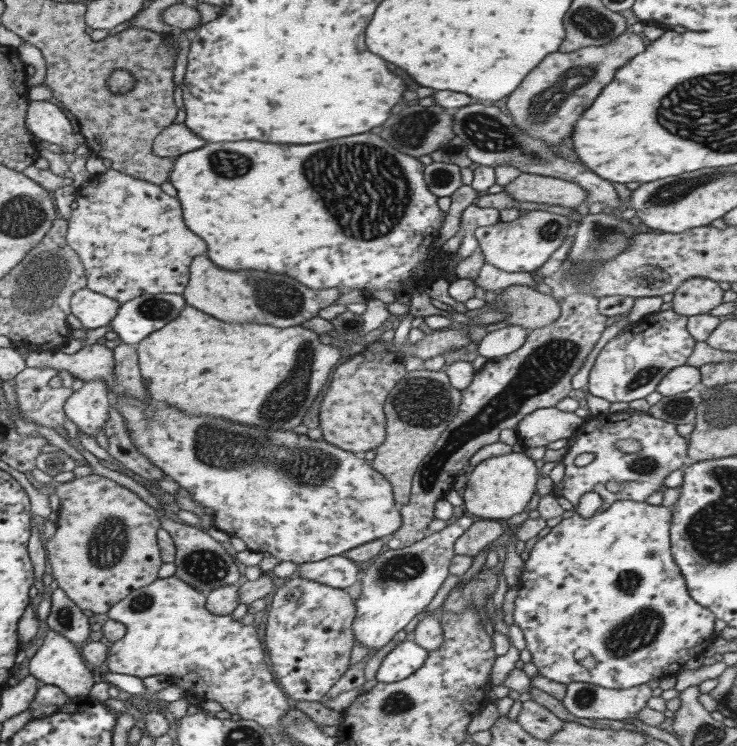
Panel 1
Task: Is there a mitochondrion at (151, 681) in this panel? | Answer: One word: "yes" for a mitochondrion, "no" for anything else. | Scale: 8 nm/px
no

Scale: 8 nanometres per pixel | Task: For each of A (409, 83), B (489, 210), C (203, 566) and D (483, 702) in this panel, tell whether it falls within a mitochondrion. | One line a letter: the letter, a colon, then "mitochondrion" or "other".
A: other
B: other
C: mitochondrion
D: other

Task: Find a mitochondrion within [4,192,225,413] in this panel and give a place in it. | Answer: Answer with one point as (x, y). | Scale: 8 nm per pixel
(40, 287)

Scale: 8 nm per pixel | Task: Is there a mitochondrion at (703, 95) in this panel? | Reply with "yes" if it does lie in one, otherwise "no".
yes

